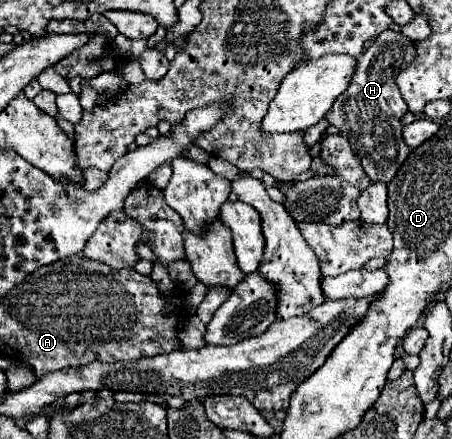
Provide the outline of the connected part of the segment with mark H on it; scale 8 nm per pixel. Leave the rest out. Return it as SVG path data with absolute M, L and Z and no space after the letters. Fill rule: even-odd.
M385 30L375 38L375 42L357 58L355 76L351 78L349 88L335 100L331 110L327 112L327 122L339 128L339 134L349 140L359 156L363 170L373 182L389 182L397 168L409 156L409 148L403 142L401 118L407 112L407 104L399 94L395 84L397 74L407 68L417 56L415 44L403 36L403 32Z

